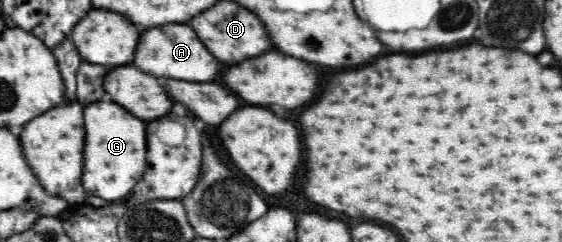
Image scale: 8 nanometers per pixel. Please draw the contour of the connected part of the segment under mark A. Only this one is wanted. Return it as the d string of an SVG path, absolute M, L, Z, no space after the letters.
M167 24L161 28L151 28L141 34L141 42L137 42L135 64L153 76L191 80L191 82L209 82L219 74L217 60L209 54L203 42L197 38L193 28L185 24Z

